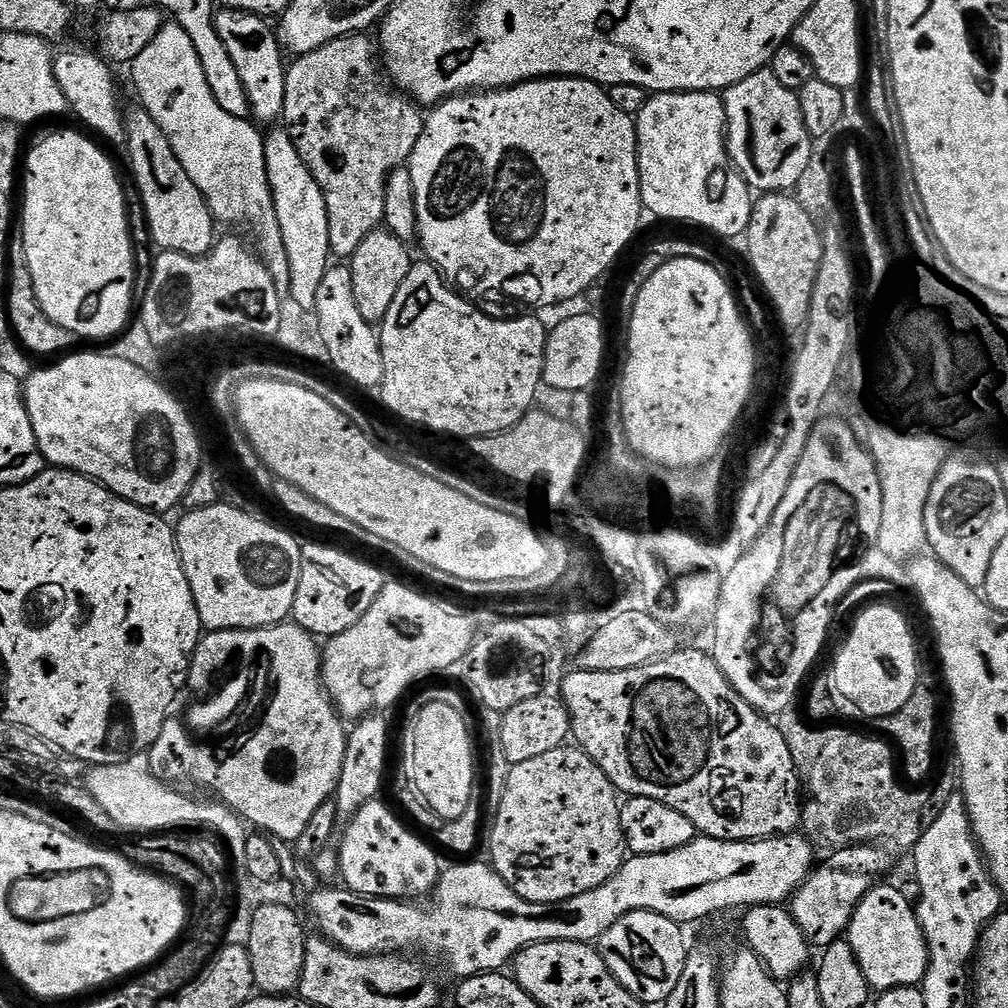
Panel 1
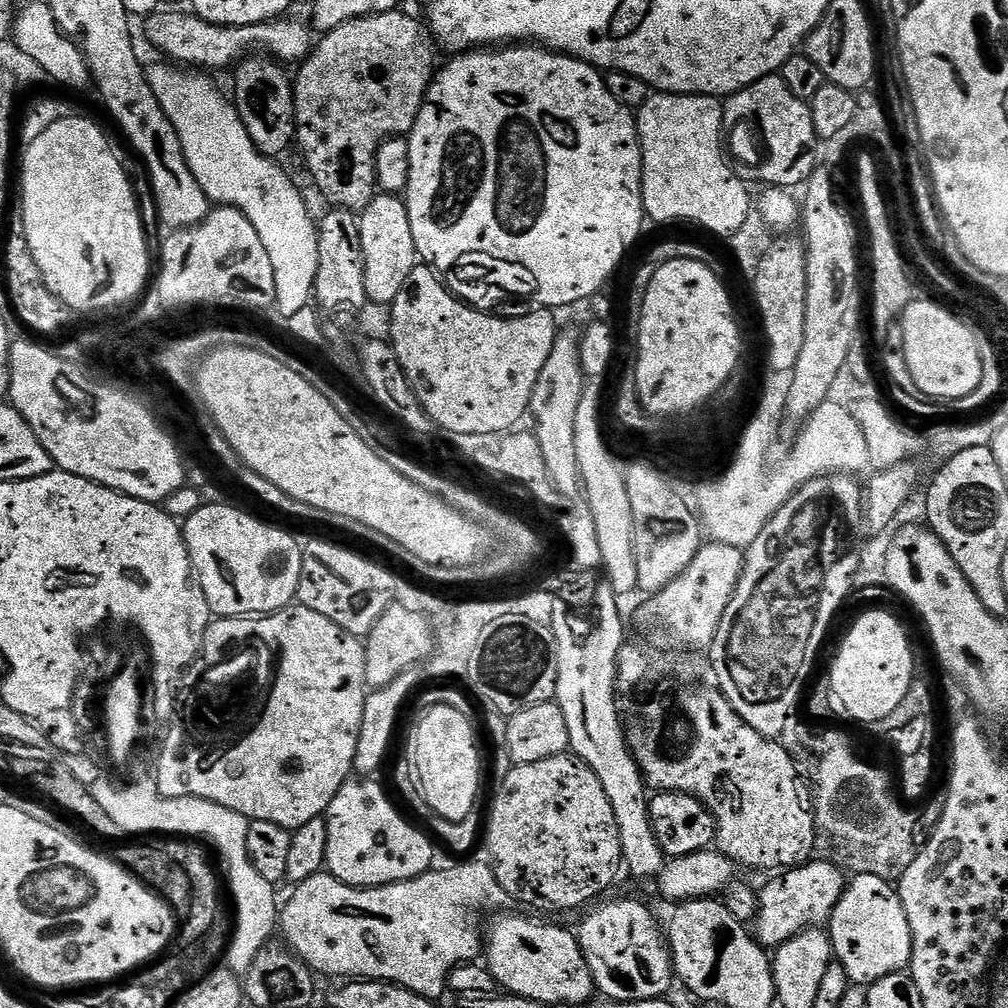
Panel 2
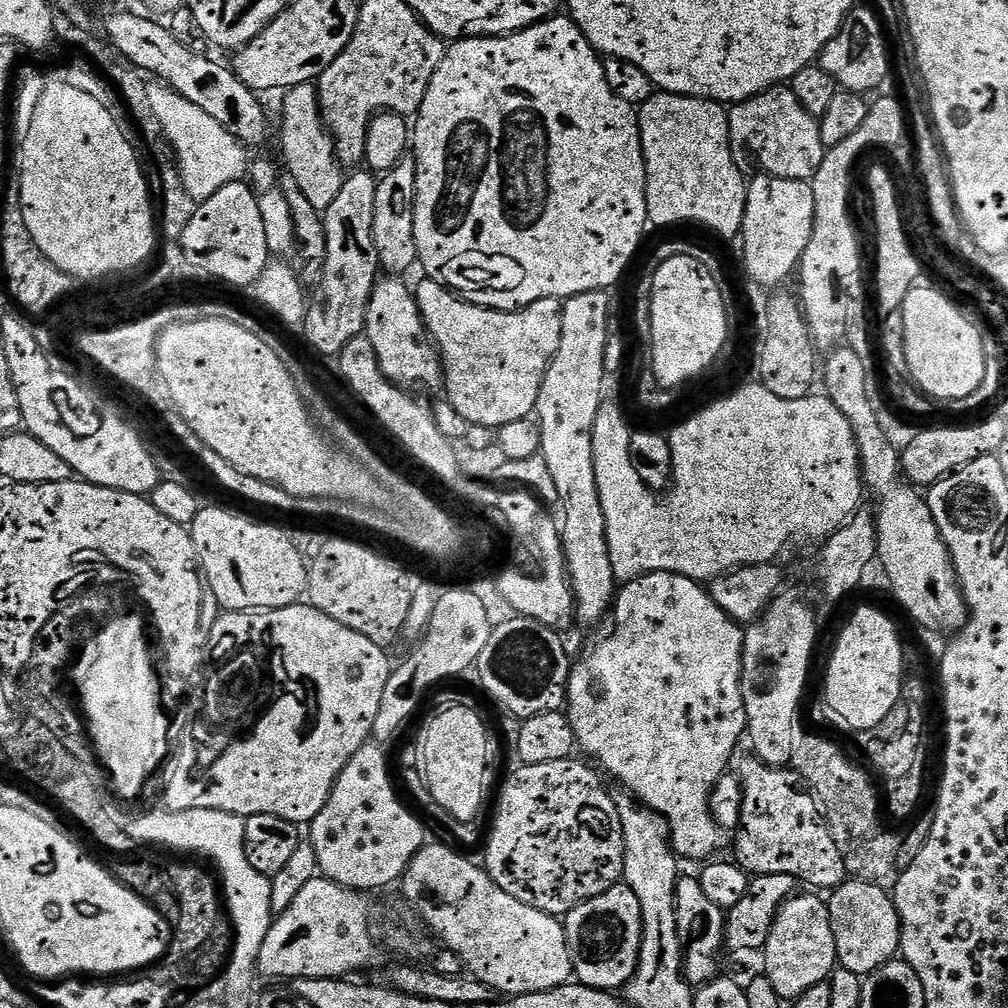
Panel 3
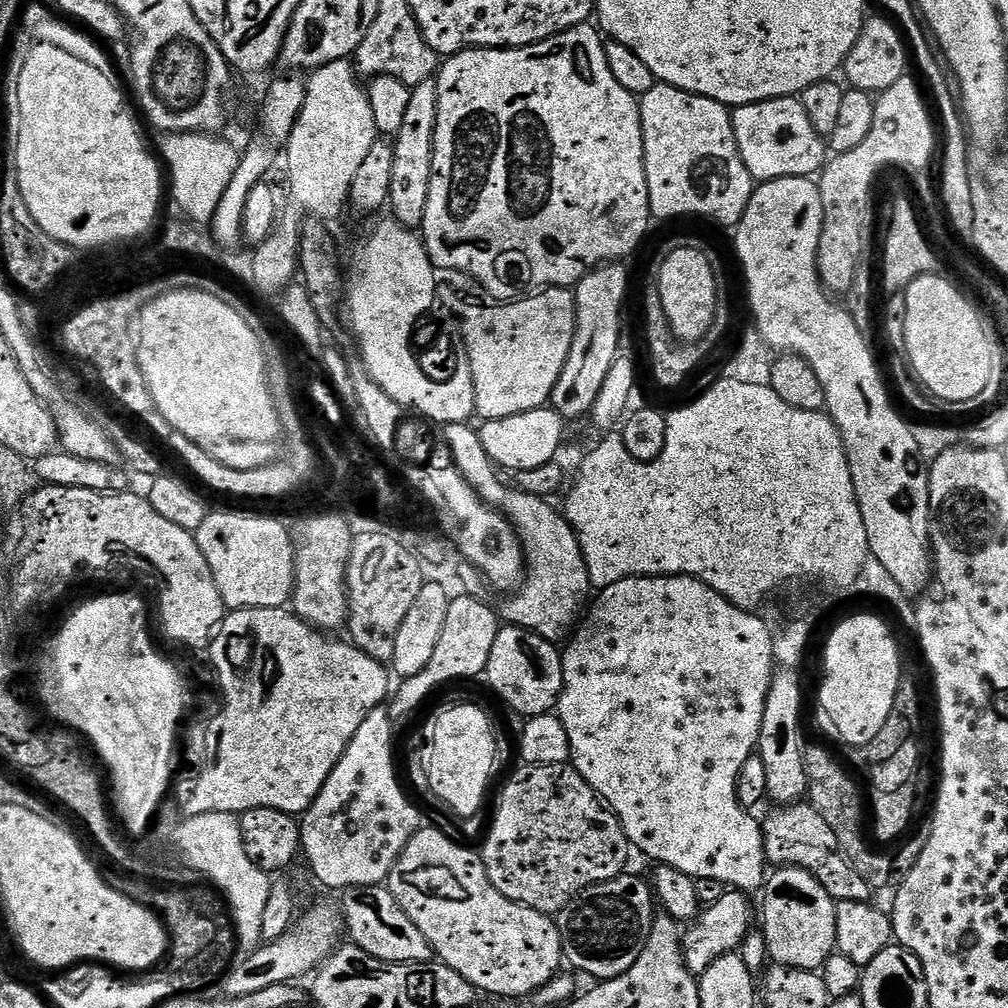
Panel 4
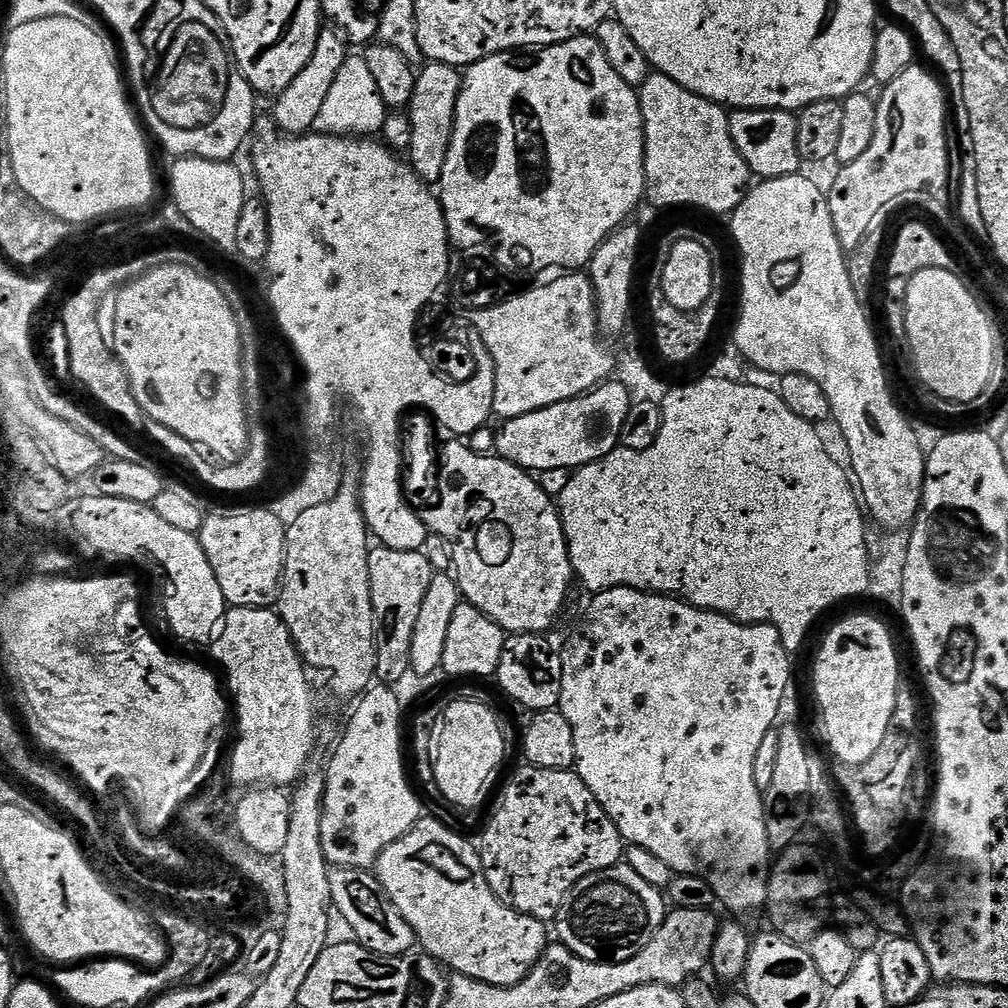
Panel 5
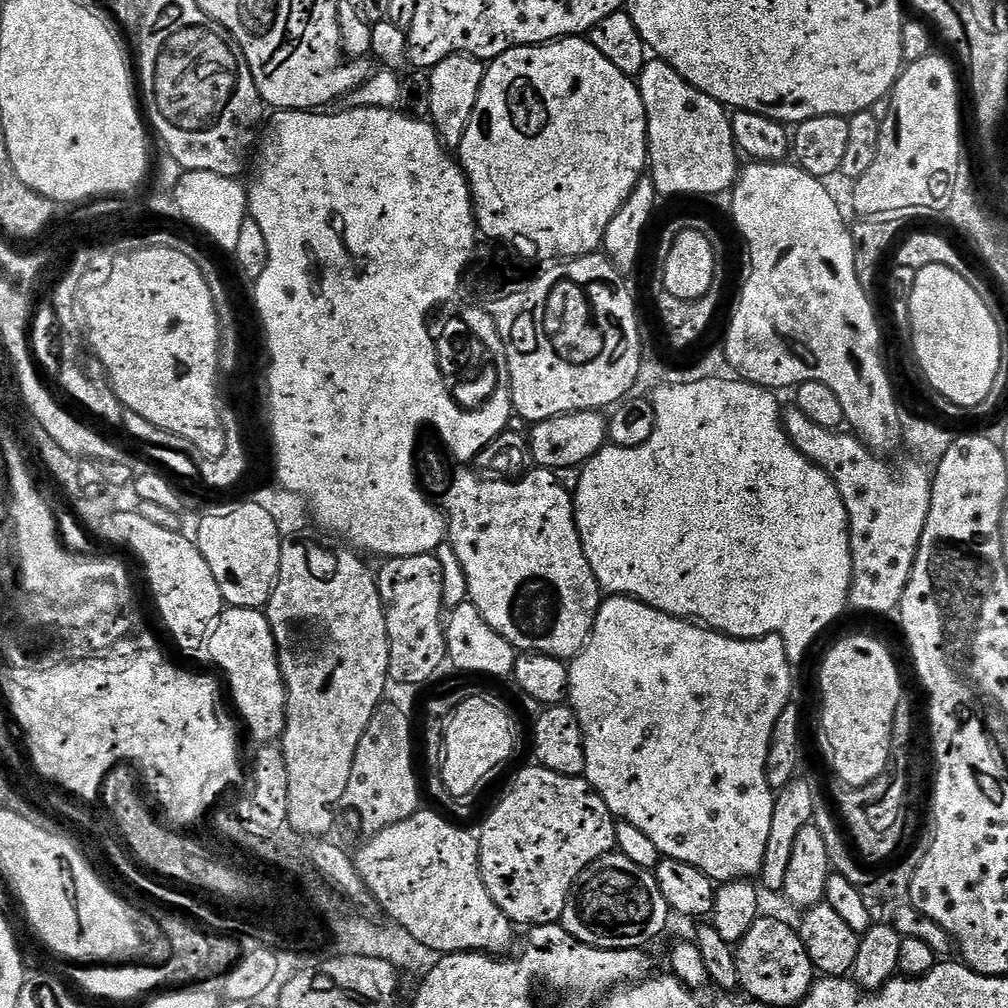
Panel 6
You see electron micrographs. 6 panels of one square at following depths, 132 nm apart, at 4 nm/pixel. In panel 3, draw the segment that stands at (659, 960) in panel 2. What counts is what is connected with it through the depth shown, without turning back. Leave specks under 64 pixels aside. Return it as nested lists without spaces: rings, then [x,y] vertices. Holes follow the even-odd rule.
[[[621,882],[610,890],[582,902],[562,920],[575,979],[586,986],[620,990],[636,975],[640,939],[644,933],[642,910],[634,890]]]

